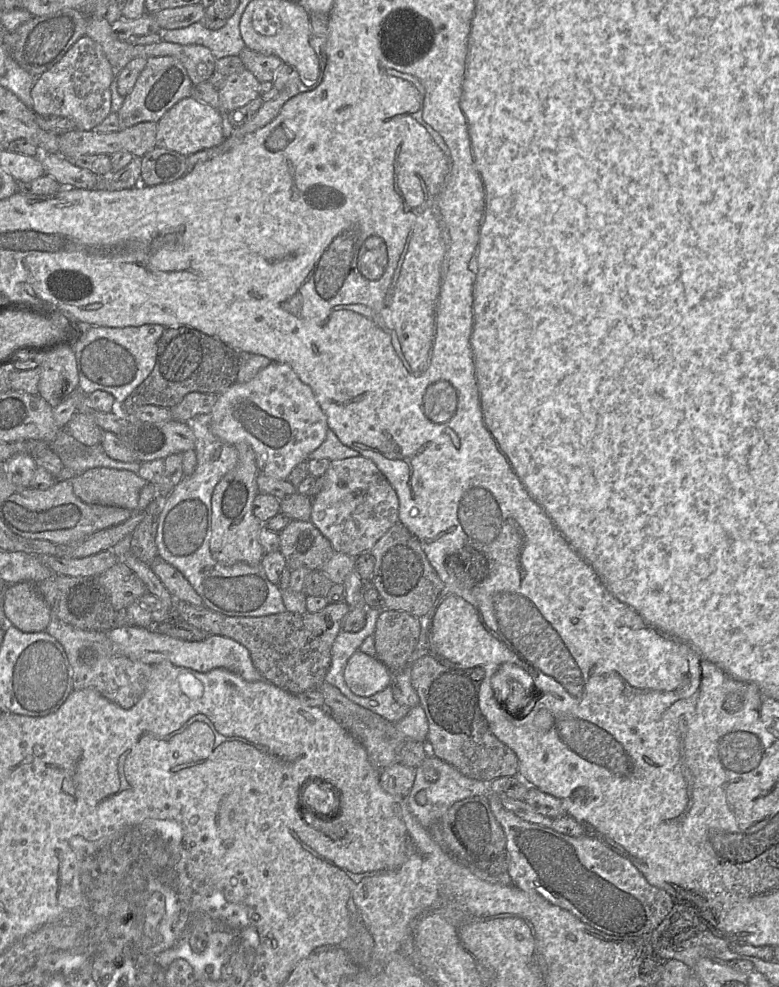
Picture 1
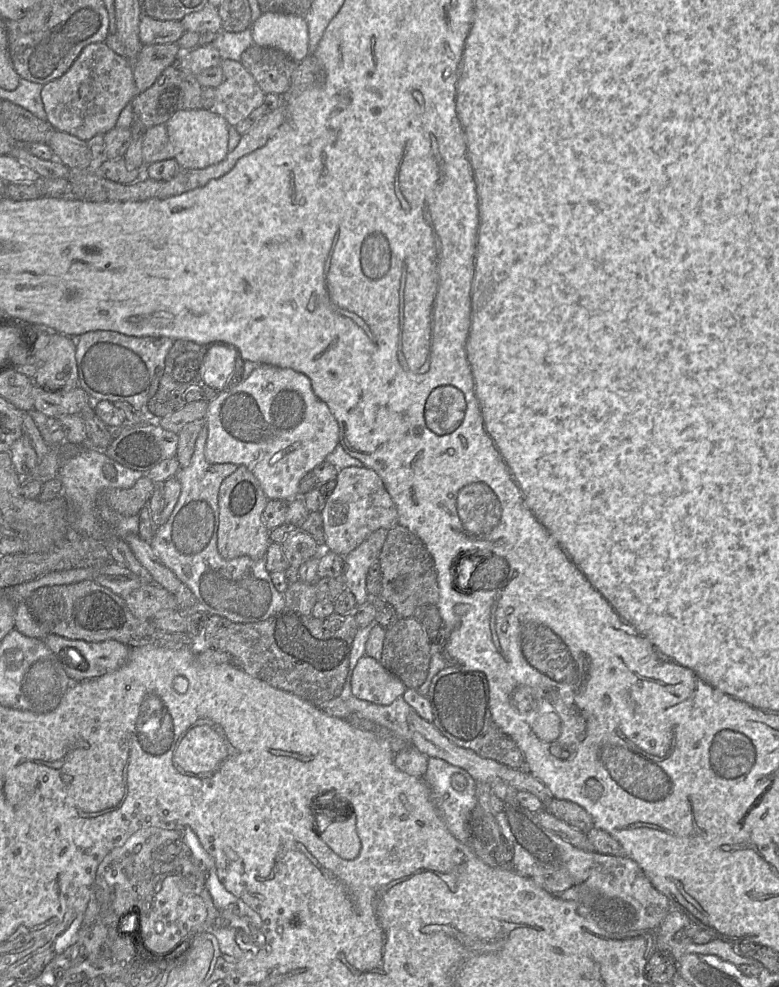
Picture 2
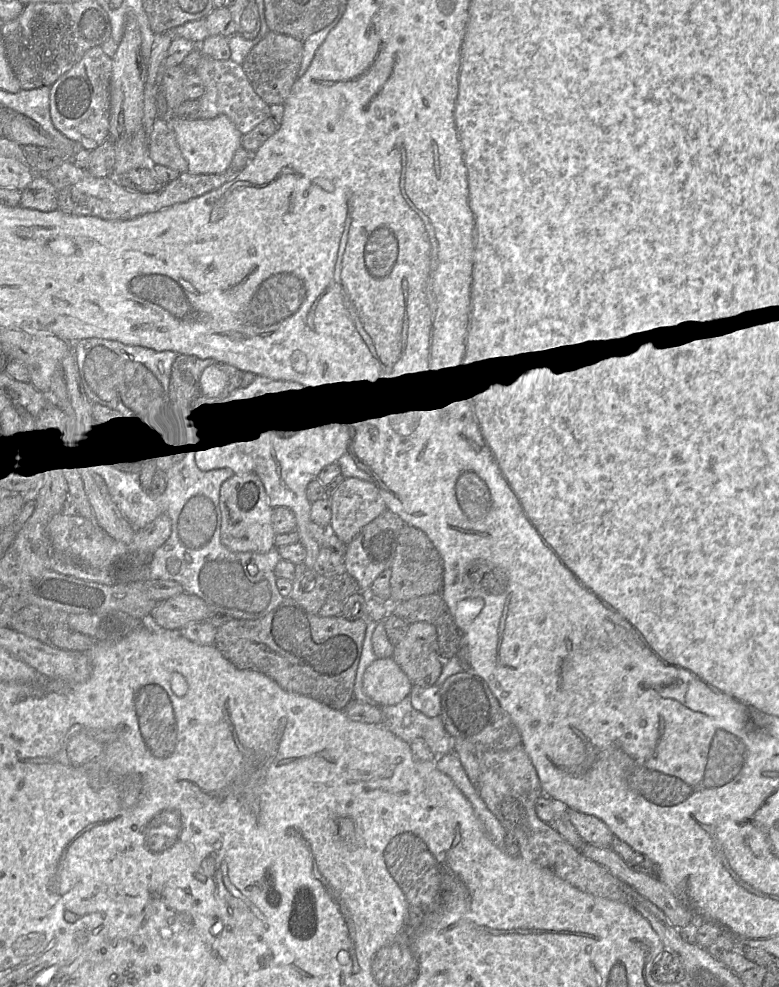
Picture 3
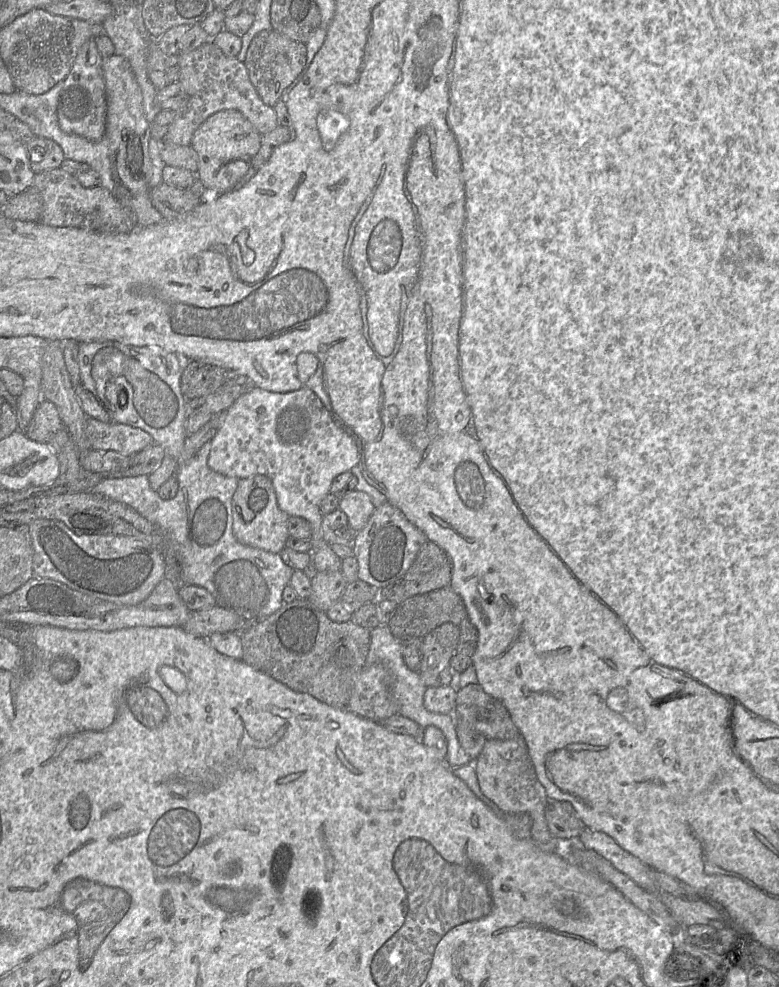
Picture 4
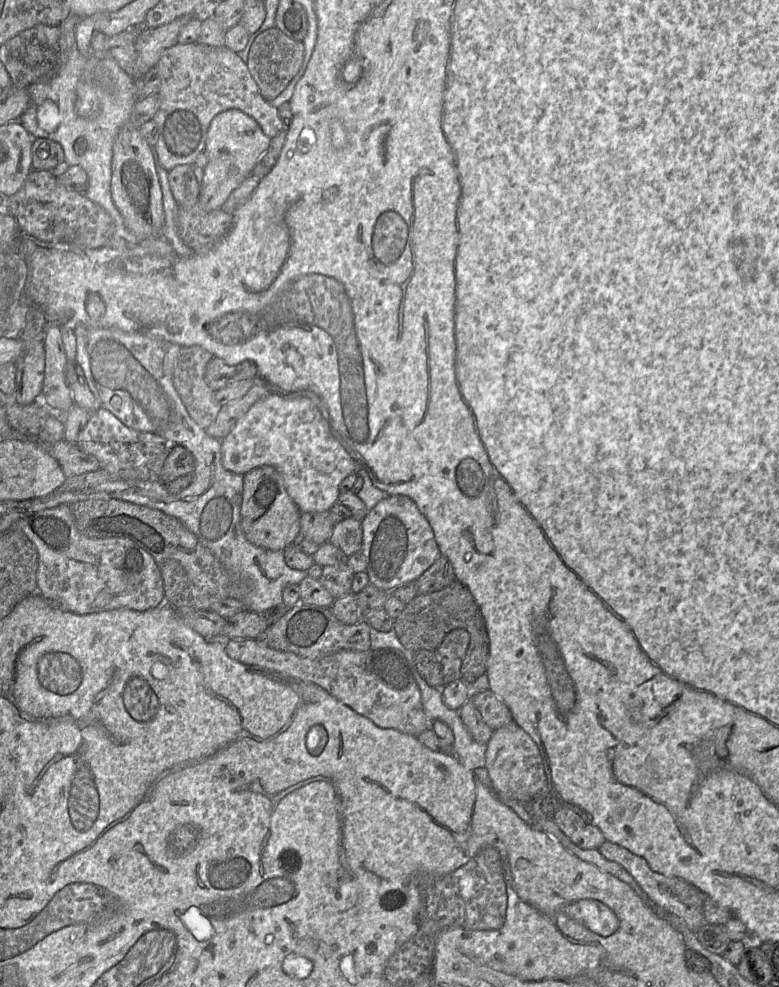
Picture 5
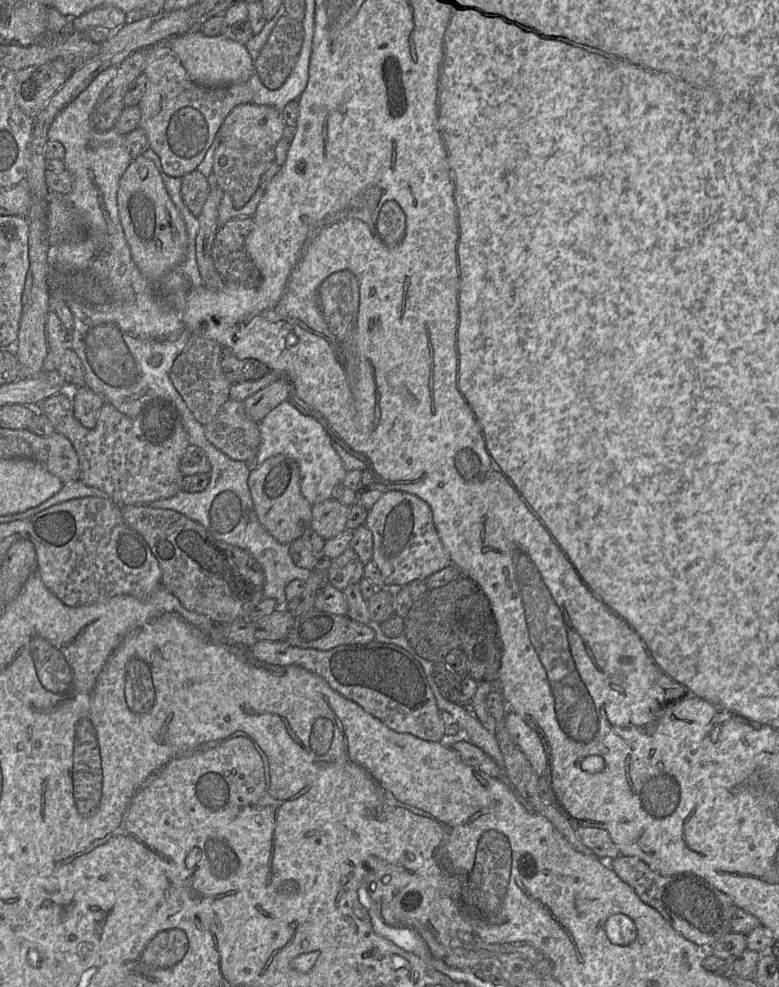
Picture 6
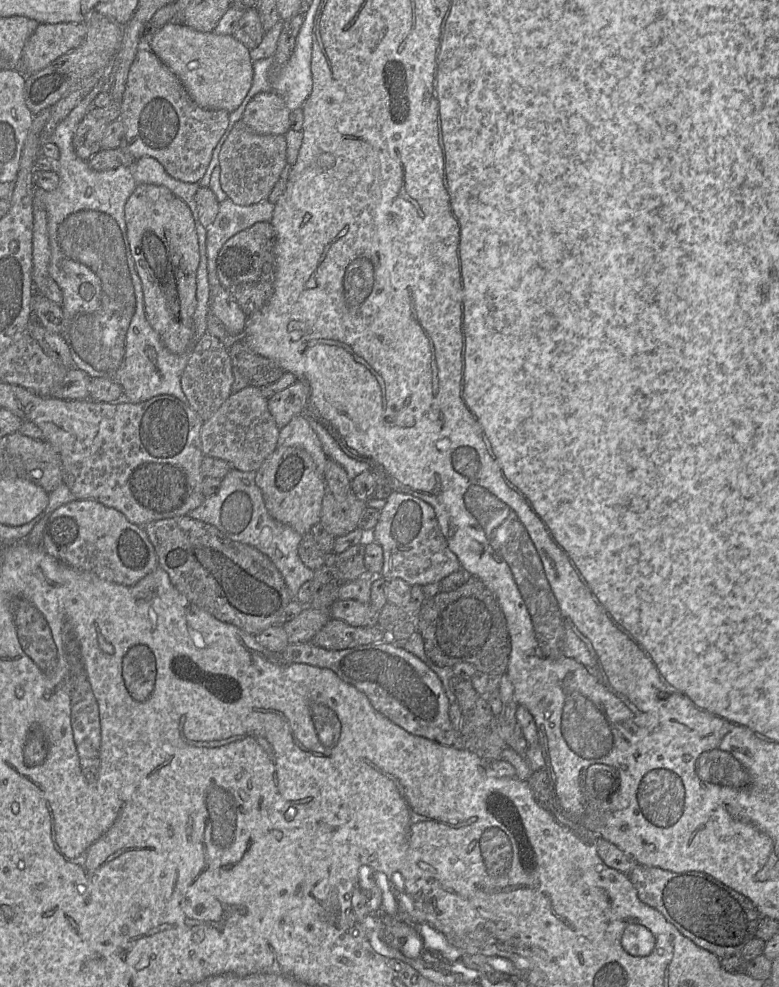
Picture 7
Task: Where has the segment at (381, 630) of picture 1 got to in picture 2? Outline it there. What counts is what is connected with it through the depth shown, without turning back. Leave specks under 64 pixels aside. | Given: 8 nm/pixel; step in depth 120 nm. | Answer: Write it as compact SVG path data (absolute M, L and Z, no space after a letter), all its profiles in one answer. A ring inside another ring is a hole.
M400 618L393 626L386 629L379 662L396 675L407 688L417 689L426 681L431 662L431 641L416 618Z

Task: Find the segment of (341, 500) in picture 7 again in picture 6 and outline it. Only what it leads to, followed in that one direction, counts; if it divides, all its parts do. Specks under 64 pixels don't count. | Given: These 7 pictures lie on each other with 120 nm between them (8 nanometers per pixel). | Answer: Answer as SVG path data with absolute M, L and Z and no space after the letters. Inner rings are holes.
M330 498L313 505L310 528L325 540L331 540L346 530L350 507Z

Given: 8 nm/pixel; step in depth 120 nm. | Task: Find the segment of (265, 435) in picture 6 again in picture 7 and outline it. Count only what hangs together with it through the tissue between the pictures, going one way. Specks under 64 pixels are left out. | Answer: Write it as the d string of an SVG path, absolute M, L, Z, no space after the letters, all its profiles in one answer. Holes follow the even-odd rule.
M299 414L293 417L287 425L282 427L279 431L277 443L278 446L299 447L307 451L312 457L317 470L324 475L328 456L305 415Z

